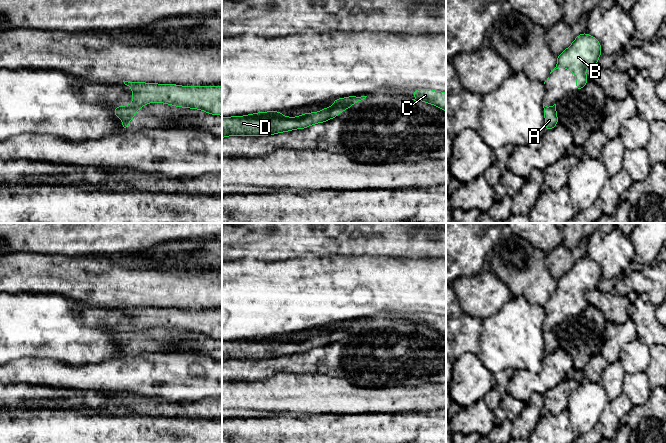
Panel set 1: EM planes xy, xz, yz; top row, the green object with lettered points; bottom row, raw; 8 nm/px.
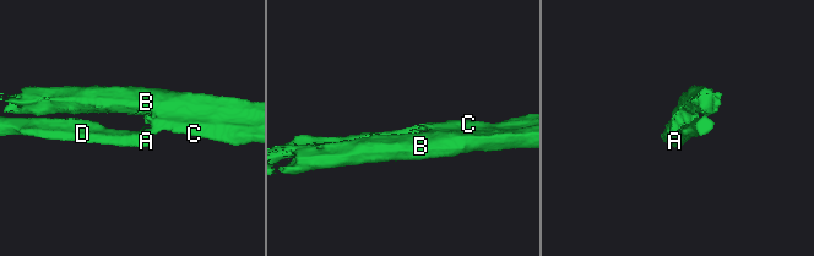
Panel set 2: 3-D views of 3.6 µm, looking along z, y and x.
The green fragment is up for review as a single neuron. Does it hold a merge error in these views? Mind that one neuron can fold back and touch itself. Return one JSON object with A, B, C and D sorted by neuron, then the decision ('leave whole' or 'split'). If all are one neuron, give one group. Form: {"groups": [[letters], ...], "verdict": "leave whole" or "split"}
{"groups": [["A", "D"], ["B", "C"]], "verdict": "split"}

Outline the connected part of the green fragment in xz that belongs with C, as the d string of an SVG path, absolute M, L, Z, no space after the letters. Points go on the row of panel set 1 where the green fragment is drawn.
M418 89L412 90L411 93L416 96L412 100L435 105L446 112L446 92L434 91L432 89Z

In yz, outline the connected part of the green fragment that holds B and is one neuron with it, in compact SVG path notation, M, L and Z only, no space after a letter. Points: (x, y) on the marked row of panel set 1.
M582 33L557 56L556 67L550 74L560 67L568 69L576 75L576 91L580 91L589 81L585 73L586 68L597 65L601 54L600 42L588 33Z

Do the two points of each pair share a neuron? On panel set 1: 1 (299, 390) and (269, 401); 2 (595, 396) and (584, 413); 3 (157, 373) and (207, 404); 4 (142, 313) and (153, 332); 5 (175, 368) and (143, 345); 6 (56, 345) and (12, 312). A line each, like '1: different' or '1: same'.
1: same
2: same
3: different
4: different
5: different
6: same

